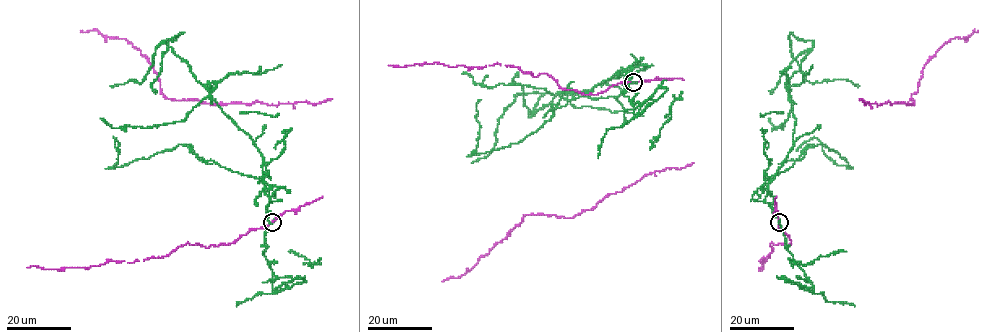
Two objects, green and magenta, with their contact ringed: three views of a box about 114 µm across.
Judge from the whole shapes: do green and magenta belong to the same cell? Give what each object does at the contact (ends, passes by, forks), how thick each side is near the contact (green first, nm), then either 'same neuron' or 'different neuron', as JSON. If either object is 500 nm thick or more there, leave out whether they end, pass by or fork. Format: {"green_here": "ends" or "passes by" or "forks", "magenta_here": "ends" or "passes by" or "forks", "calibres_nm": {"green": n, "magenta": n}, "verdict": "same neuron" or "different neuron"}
{"green_here": "forks", "magenta_here": "passes by", "calibres_nm": {"green": 160, "magenta": 140}, "verdict": "different neuron"}

